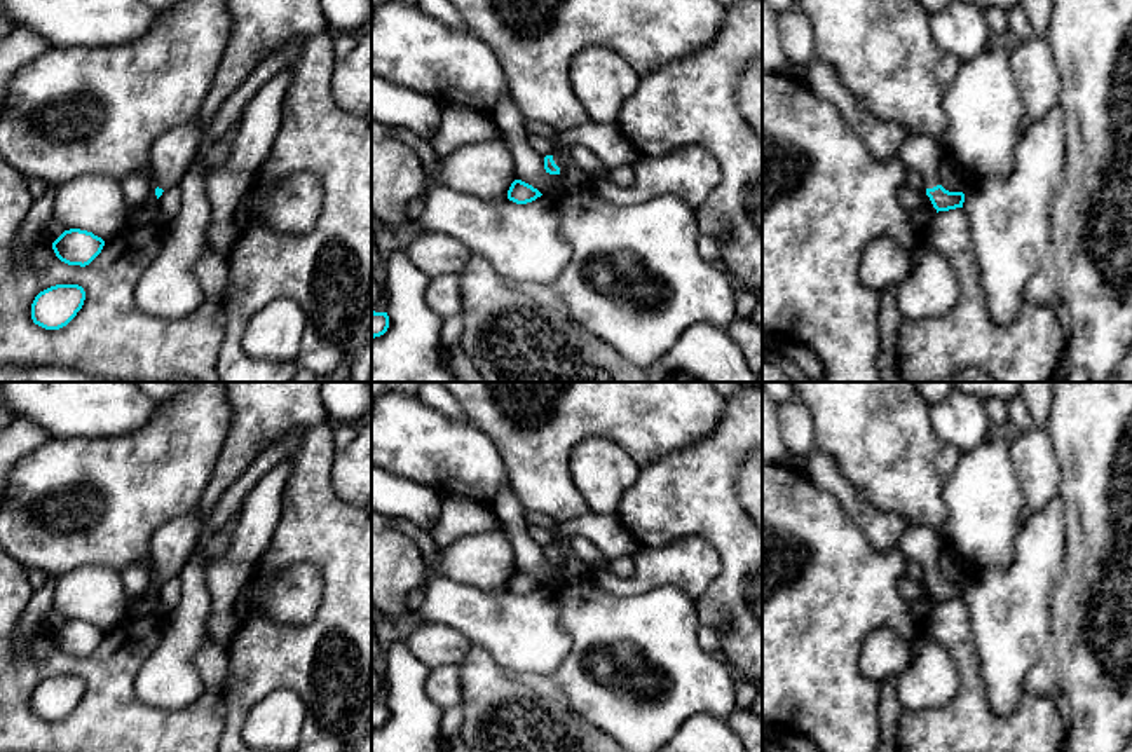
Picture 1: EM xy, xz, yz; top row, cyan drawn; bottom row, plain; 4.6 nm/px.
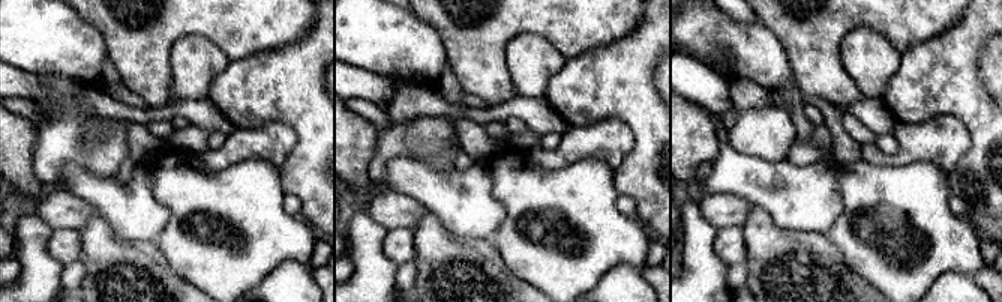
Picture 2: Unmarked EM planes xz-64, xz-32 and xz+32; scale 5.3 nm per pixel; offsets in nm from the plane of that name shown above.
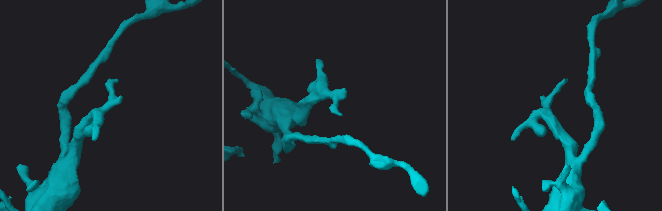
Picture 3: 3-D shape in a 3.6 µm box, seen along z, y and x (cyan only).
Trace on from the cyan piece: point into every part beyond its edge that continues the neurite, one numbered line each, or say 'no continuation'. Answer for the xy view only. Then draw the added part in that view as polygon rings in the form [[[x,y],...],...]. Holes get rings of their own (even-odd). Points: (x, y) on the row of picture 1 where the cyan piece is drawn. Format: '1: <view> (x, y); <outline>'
1: xy (175, 150); [[[194,119],[164,133],[150,148],[150,169],[162,190],[178,187],[194,162],[209,124]]]

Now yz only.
1: yz (918, 152); [[[909,133],[898,148],[897,159],[905,171],[914,169],[923,176],[924,192],[940,185],[937,167],[944,148],[935,138]]]

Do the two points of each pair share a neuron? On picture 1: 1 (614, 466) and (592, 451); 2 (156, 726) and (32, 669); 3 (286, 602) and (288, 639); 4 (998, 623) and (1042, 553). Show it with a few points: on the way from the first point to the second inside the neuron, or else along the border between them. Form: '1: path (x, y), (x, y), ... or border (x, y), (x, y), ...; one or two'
1: path (609, 466), (597, 456); one
2: path (124, 707), (84, 667), (63, 665); one
3: border (321, 601), (304, 623), (248, 620); two
4: path (1010, 606), (1033, 571); one

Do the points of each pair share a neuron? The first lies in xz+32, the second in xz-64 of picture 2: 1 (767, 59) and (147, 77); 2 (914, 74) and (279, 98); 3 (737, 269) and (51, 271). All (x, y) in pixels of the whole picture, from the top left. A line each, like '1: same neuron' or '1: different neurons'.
1: different neurons
2: same neuron
3: different neurons

